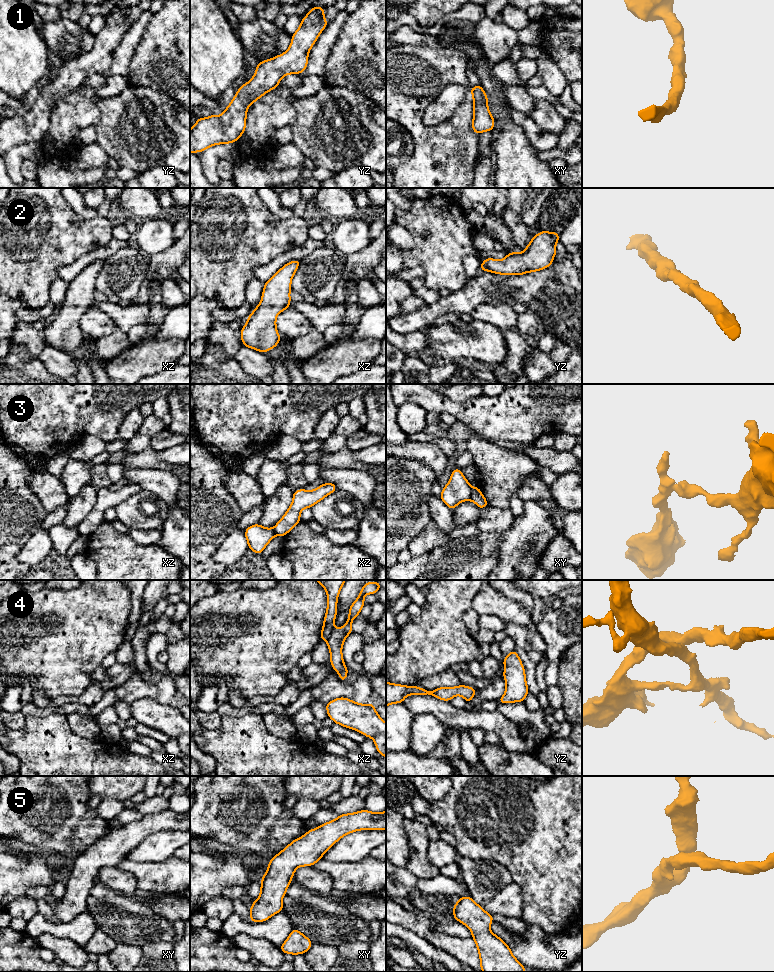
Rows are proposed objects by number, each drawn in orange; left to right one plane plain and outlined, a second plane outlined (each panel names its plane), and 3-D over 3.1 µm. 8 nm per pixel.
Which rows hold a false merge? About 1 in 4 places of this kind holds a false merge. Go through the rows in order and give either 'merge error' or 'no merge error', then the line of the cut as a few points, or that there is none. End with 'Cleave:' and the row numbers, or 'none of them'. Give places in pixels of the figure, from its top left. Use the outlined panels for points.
1: no merge error; cut none
2: no merge error; cut none
3: merge error; cut xy (472, 489), (469, 499)
4: merge error; cut xz (334, 628), (327, 640)
5: no merge error; cut none
Cleave: 3, 4

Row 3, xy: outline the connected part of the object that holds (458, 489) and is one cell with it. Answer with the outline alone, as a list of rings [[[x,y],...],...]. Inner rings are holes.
[[[455,468],[451,473],[448,484],[443,487],[440,498],[444,504],[454,511],[454,508],[459,503],[470,500],[471,492],[472,487],[470,483],[461,470]]]

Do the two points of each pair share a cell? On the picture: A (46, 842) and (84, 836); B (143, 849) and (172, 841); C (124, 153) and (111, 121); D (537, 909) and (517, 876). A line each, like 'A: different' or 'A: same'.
A: same
B: same
C: same
D: same

